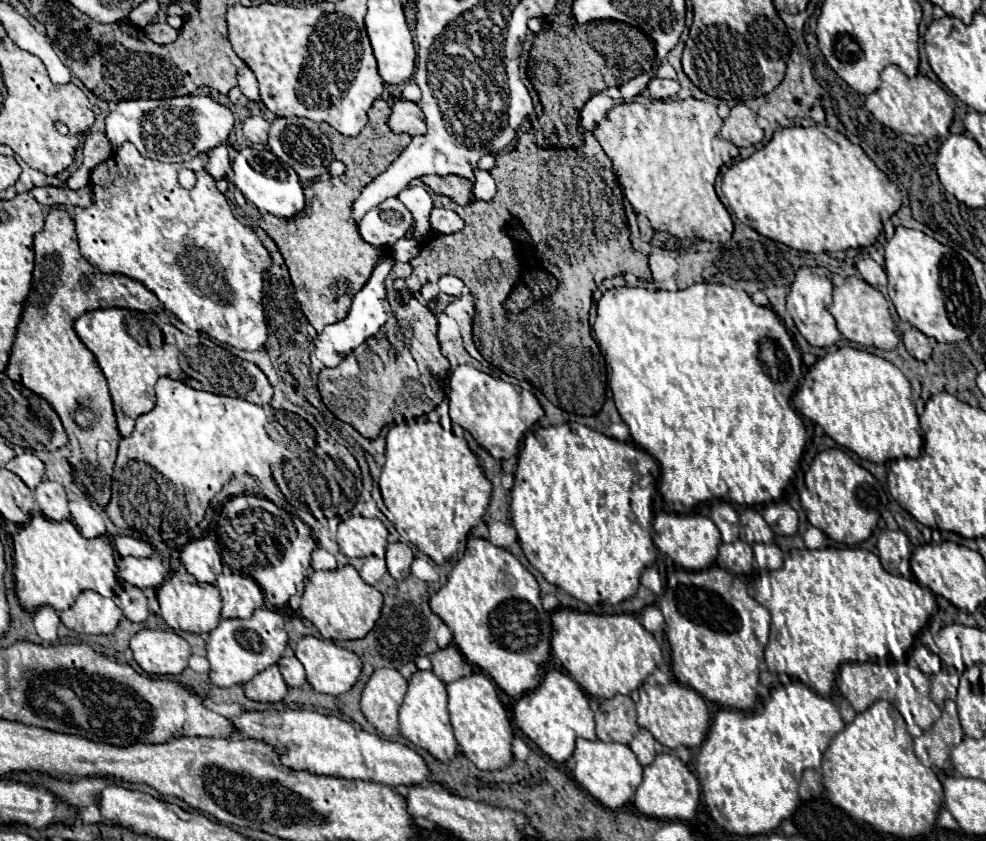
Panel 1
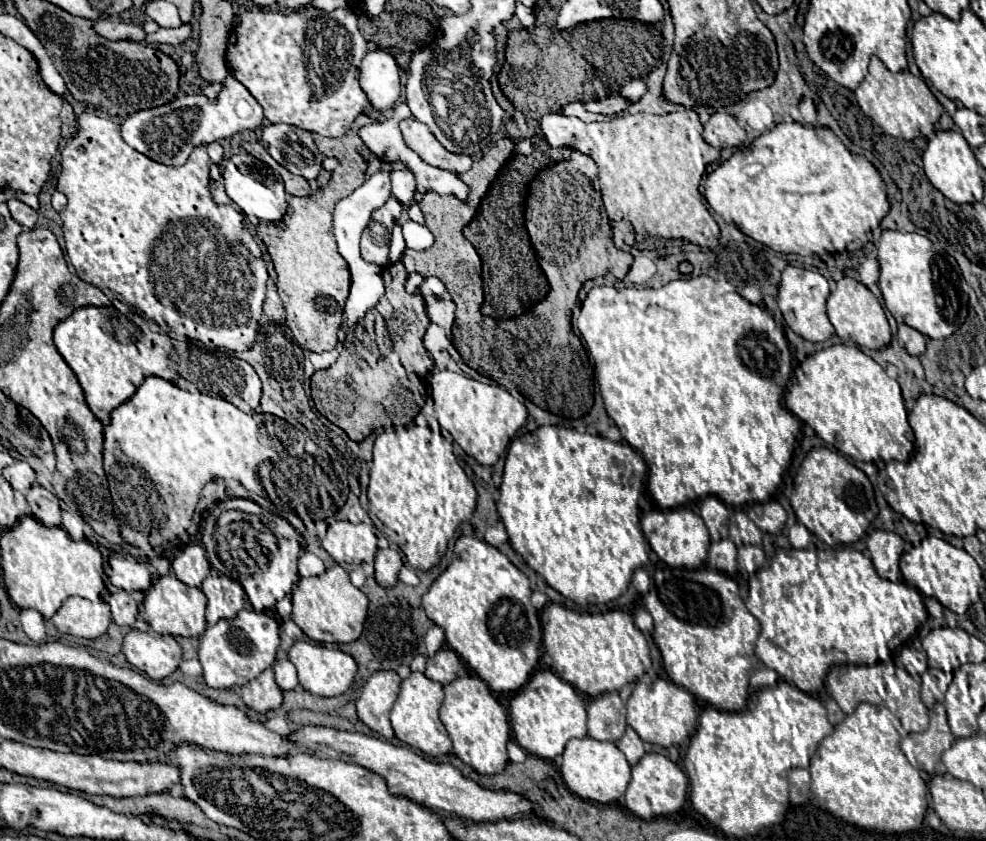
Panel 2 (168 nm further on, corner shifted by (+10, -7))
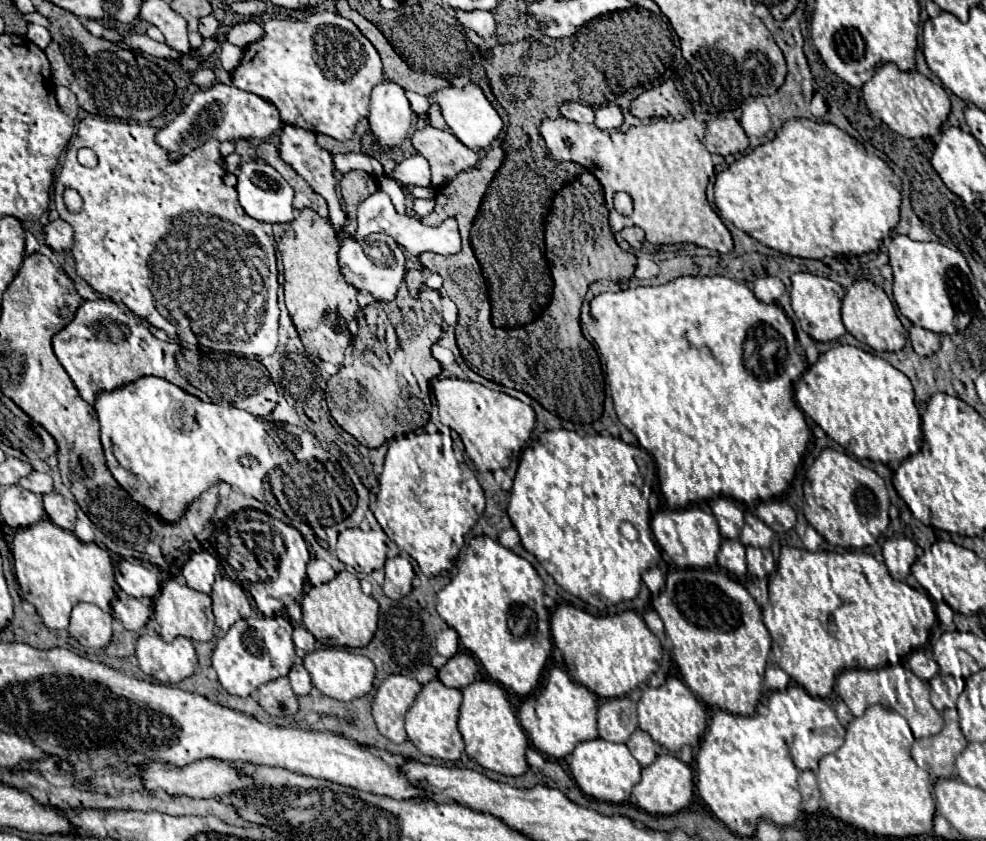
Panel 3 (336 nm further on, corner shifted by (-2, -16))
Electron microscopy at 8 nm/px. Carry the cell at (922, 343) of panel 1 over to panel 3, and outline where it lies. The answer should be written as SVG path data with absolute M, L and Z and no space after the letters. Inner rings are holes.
M919 326L911 328L909 338L911 338L911 344L919 356L931 356L941 348L941 344L939 344L941 336L935 332L929 332L925 328L919 328Z

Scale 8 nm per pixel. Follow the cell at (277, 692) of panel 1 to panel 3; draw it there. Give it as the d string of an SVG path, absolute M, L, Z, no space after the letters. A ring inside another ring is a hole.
M277 678L271 684L263 684L257 690L255 698L259 706L271 716L287 718L297 712L297 696L291 690L289 678Z

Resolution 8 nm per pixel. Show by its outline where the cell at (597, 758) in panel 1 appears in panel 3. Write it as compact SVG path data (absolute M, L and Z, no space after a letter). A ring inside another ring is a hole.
M597 738L597 740L577 744L577 748L571 754L571 774L587 796L603 802L621 804L631 798L633 786L641 780L641 766L631 756L625 744L613 744Z

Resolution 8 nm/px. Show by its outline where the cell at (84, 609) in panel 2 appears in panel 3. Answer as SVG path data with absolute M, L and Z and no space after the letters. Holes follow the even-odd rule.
M77 604L71 612L69 634L83 646L103 648L111 642L113 616L95 604Z

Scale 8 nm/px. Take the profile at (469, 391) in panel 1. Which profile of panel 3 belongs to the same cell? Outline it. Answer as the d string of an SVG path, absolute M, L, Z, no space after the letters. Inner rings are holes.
M435 378L431 380L431 388L437 398L441 422L461 436L465 452L469 454L477 470L505 470L513 460L521 456L521 450L535 426L535 412L531 406L523 404L517 398L511 398L505 392L489 390L471 380Z

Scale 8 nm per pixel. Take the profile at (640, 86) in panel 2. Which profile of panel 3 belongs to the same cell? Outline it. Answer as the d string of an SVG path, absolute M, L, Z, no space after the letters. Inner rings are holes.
M609 104L605 108L597 108L597 120L595 126L601 130L609 130L609 128L617 128L621 126L625 120L623 110L617 104Z

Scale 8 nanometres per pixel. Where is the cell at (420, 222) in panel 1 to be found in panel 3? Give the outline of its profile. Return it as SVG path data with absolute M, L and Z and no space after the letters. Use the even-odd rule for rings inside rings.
M413 154L411 158L399 162L393 172L389 174L391 180L399 182L399 184L405 184L407 188L413 188L413 186L429 186L431 182L431 172L429 172L429 164L423 156L419 154Z

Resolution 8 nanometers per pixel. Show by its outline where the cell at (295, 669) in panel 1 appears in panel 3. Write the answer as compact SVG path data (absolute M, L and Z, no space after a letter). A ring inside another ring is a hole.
M295 664L289 672L289 680L291 680L291 688L297 696L305 696L311 692L313 684L311 684L311 678L309 678L309 672L301 666L301 664Z

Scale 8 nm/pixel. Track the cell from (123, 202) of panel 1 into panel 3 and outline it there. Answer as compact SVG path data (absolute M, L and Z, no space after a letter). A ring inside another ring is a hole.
M87 116L79 122L79 132L77 132L77 140L73 142L73 146L67 150L65 162L61 166L61 174L55 182L55 204L57 204L57 212L59 216L69 222L73 226L75 232L75 244L73 244L73 258L75 258L75 270L77 274L99 294L111 298L117 304L125 304L135 316L139 316L141 320L147 320L151 326L161 328L169 338L179 338L185 340L191 338L189 334L193 334L197 338L197 342L201 346L207 346L215 352L237 352L243 356L253 356L253 358L261 358L261 356L271 356L277 348L277 322L279 322L279 306L277 306L277 290L279 290L279 282L277 282L277 258L275 258L275 248L271 238L265 234L263 224L257 222L255 218L247 216L245 210L241 208L241 204L237 202L237 192L227 188L223 182L225 170L223 170L223 156L219 152L219 142L217 140L207 140L207 144L195 148L195 152L183 156L183 160L179 160L177 164L167 162L167 152L163 152L163 148L159 148L153 142L153 134L155 128L151 126L135 126L129 124L119 118L107 118L104 116ZM79 148L91 148L95 150L99 164L95 168L87 168L81 166L77 162L77 150ZM65 188L73 188L79 192L79 196L83 198L83 206L77 214L69 212L65 202L63 202L63 192Z

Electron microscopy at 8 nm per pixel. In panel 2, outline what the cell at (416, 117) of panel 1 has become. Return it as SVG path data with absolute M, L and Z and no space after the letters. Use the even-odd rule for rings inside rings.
M407 119L399 123L399 129L403 133L405 143L429 165L453 171L453 173L463 173L471 167L471 159L467 155L455 155L447 151L431 133L431 129L415 119Z

